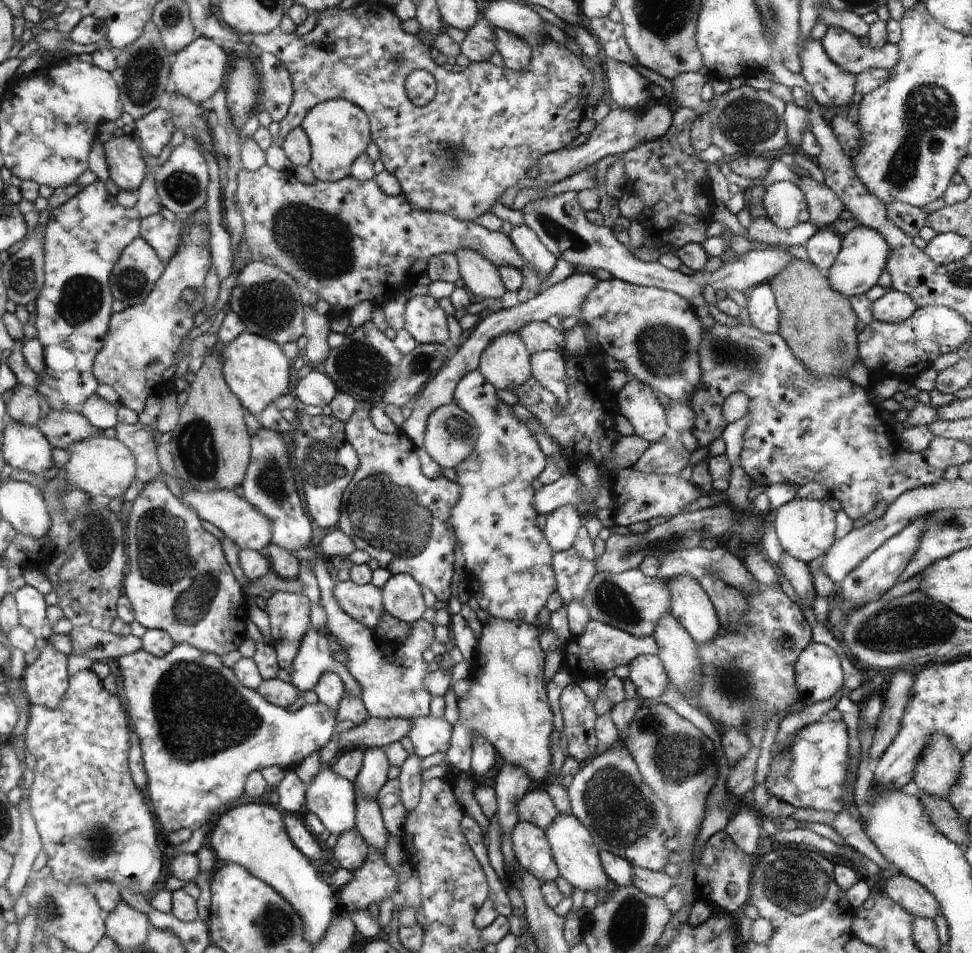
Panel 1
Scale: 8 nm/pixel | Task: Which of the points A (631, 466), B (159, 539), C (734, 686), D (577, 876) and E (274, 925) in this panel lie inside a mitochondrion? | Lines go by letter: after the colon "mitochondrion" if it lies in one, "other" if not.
A: other
B: mitochondrion
C: mitochondrion
D: other
E: mitochondrion

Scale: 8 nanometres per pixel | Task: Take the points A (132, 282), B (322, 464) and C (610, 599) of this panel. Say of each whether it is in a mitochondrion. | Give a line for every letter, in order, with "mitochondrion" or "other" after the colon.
A: mitochondrion
B: mitochondrion
C: mitochondrion

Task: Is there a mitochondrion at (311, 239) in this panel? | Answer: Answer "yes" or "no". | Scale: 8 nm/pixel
yes

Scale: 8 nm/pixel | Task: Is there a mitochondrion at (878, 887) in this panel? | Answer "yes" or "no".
no

